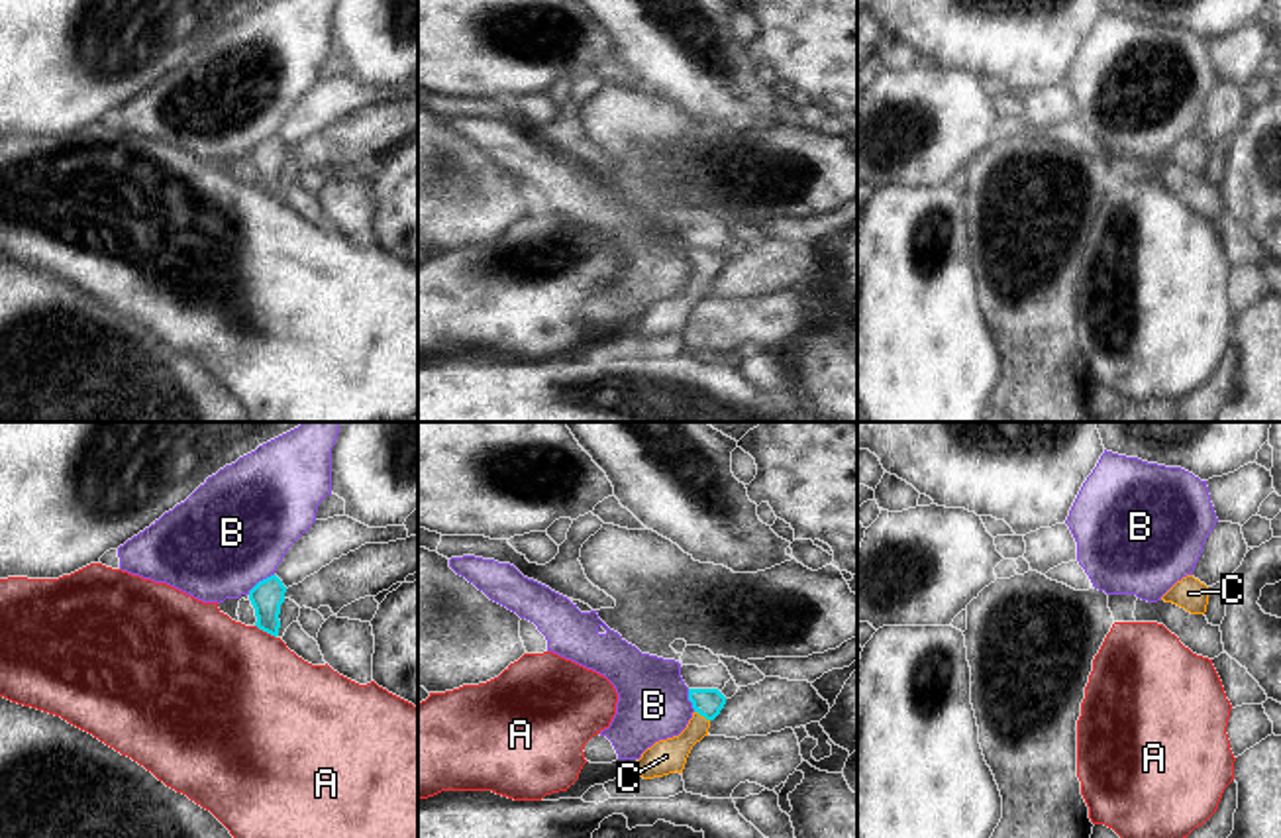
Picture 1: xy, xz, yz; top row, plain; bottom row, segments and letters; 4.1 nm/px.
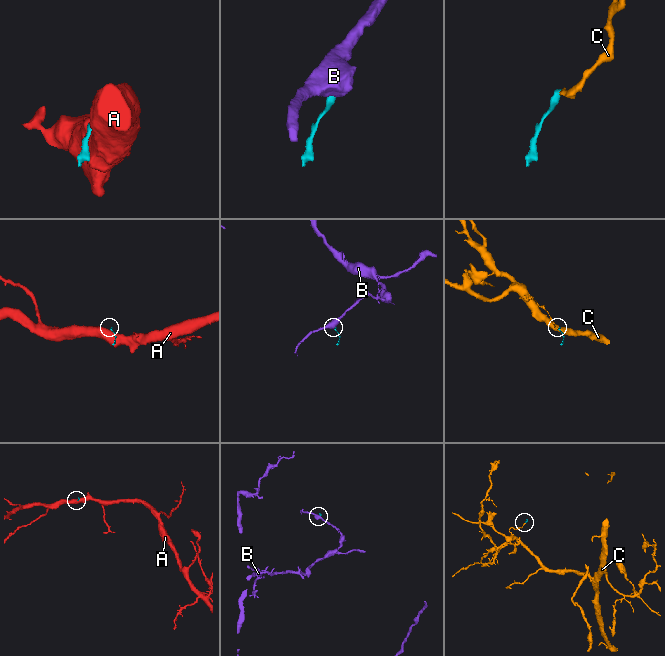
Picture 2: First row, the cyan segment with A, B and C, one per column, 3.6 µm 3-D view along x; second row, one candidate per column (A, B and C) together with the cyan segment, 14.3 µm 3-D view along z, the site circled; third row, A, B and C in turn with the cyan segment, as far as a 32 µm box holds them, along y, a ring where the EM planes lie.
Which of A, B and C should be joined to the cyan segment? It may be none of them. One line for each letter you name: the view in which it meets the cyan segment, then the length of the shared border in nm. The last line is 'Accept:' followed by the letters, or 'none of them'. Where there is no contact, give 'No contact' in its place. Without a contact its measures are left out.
C: Touches cyan in xz. Shared border 80 nm
Accept: C

